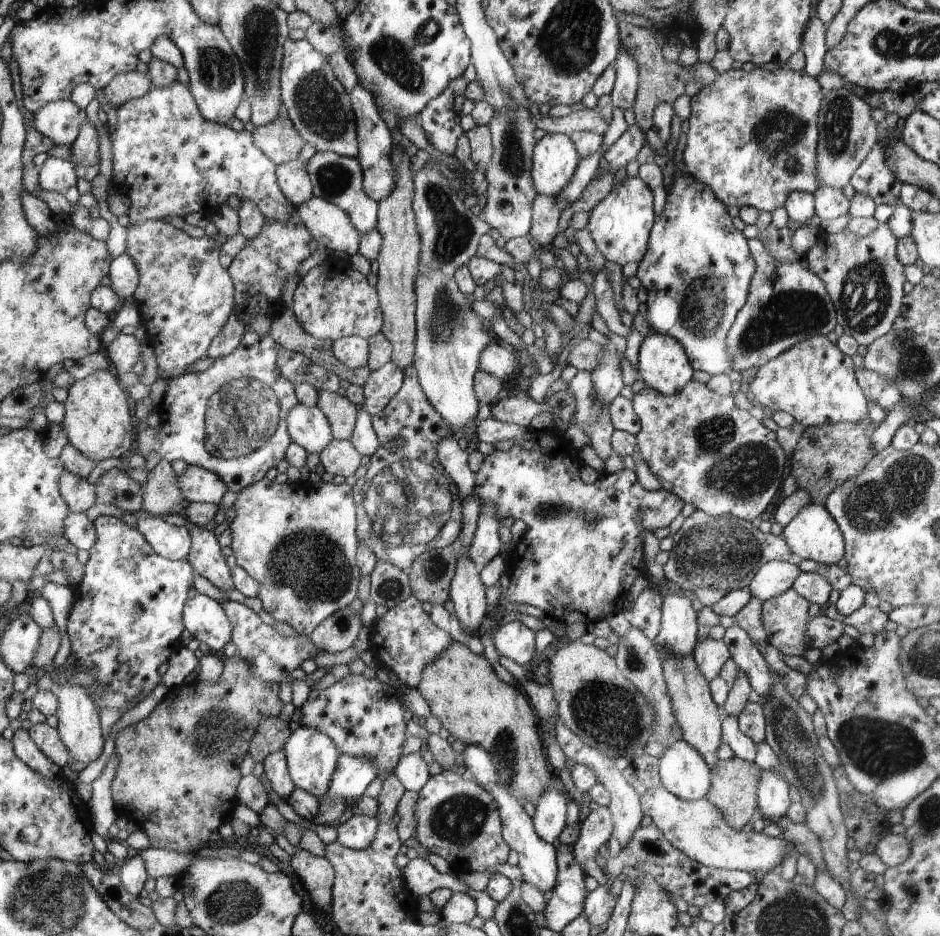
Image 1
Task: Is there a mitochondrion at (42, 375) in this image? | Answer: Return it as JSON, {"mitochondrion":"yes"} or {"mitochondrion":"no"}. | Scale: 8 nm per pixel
{"mitochondrion":"no"}

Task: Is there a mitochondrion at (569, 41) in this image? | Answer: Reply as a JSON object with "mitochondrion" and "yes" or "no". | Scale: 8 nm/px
{"mitochondrion":"yes"}

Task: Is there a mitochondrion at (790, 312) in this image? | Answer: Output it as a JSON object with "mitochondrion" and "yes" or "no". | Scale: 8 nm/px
{"mitochondrion":"yes"}

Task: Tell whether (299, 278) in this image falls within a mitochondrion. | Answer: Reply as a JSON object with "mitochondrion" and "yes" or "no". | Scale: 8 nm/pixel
{"mitochondrion":"no"}

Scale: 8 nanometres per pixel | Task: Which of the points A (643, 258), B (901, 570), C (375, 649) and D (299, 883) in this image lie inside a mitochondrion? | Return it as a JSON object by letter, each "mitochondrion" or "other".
{"A":"other","B":"other","C":"other","D":"other"}

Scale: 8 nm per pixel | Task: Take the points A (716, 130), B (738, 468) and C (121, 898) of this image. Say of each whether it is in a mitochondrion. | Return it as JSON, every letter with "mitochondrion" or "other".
{"A":"other","B":"mitochondrion","C":"other"}

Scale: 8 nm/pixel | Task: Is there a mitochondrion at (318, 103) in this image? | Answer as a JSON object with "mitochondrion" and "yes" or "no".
{"mitochondrion":"yes"}

